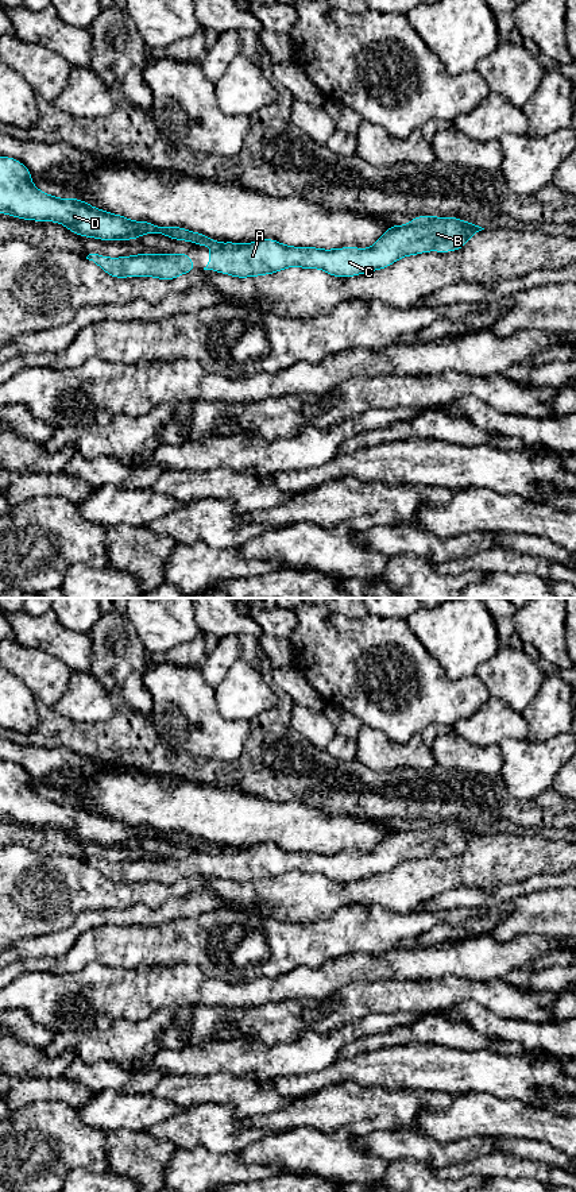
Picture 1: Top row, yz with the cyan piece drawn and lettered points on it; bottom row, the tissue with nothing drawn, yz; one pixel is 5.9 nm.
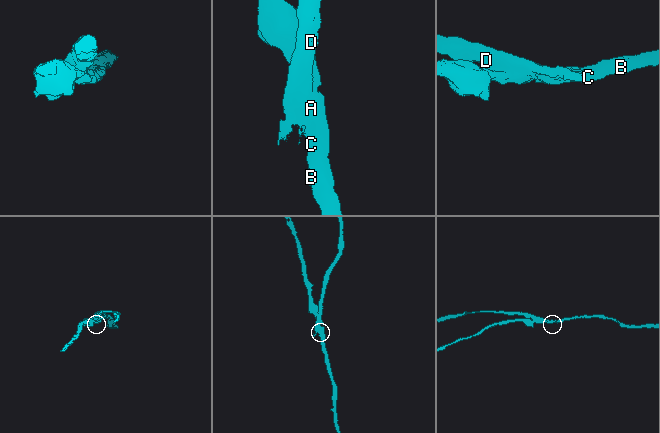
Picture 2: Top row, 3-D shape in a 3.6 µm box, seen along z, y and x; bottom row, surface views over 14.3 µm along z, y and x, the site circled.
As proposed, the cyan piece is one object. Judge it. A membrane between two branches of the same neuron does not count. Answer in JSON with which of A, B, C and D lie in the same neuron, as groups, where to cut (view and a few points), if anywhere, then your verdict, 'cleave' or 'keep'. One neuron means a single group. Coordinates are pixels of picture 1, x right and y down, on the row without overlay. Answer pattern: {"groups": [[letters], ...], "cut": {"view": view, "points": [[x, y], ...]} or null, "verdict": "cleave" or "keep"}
{"groups": [["A", "B", "C"], ["D"]], "cut": {"view": "yz", "points": [[221, 848], [213, 853]]}, "verdict": "cleave"}

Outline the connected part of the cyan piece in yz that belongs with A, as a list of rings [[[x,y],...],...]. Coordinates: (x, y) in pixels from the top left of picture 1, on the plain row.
[[[418,821],[406,830],[391,830],[370,853],[293,852],[272,844],[246,849],[228,846],[209,857],[204,875],[247,883],[298,871],[320,873],[337,883],[353,882],[388,872],[407,860],[460,855],[482,834],[475,828],[452,821]]]

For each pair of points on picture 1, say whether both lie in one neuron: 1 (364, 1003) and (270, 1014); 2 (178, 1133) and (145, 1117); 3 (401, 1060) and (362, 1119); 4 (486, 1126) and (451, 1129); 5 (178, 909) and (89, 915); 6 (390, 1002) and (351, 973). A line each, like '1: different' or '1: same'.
1: same
2: different
3: different
4: same
5: same
6: different

